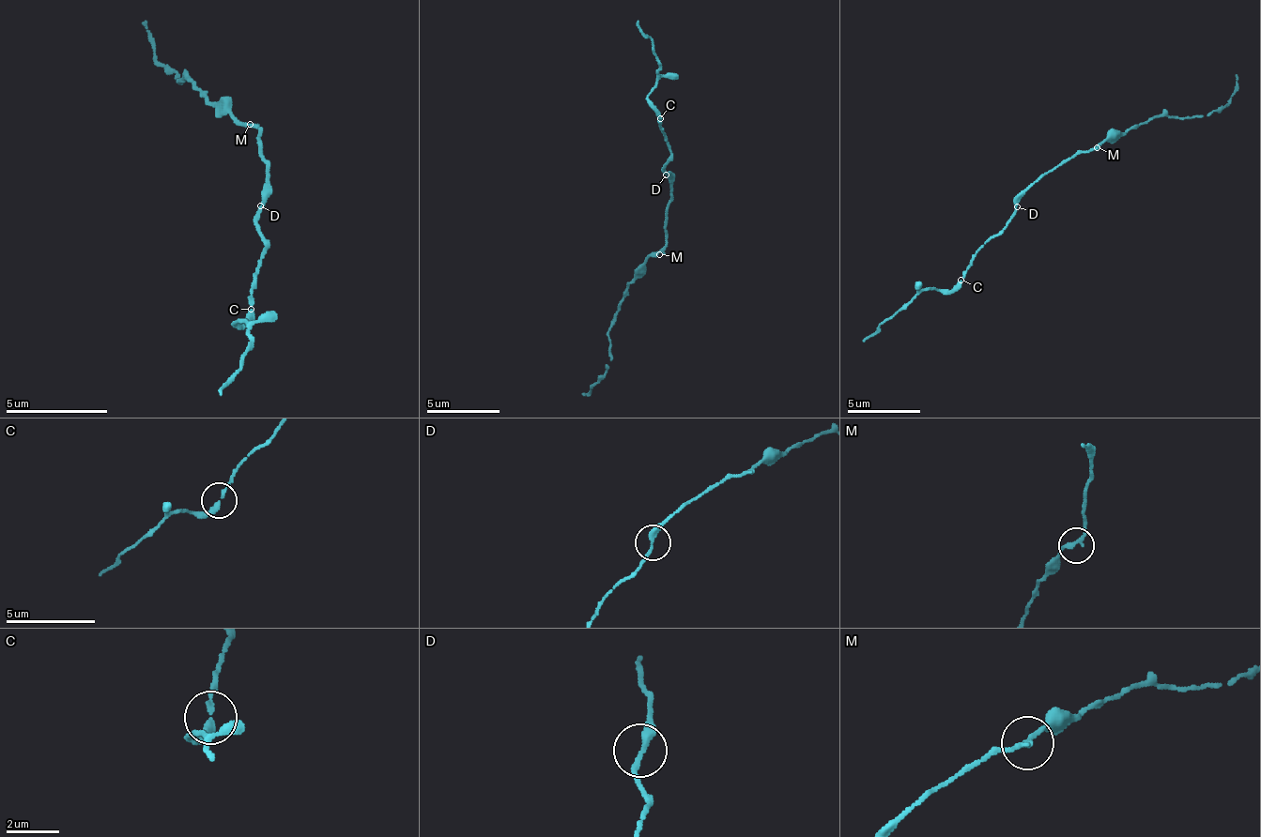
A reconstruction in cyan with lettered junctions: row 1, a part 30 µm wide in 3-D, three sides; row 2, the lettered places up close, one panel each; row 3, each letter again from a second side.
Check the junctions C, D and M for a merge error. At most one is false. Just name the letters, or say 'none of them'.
none of them

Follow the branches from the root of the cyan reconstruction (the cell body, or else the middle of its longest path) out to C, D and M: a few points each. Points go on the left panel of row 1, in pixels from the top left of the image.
C: (265, 164), (265, 200), (260, 205), (260, 235), (265, 241), (265, 256), (254, 272), (250, 308)
D: (265, 164), (265, 200), (260, 205)
M: (265, 164), (260, 154), (260, 129), (250, 124)

